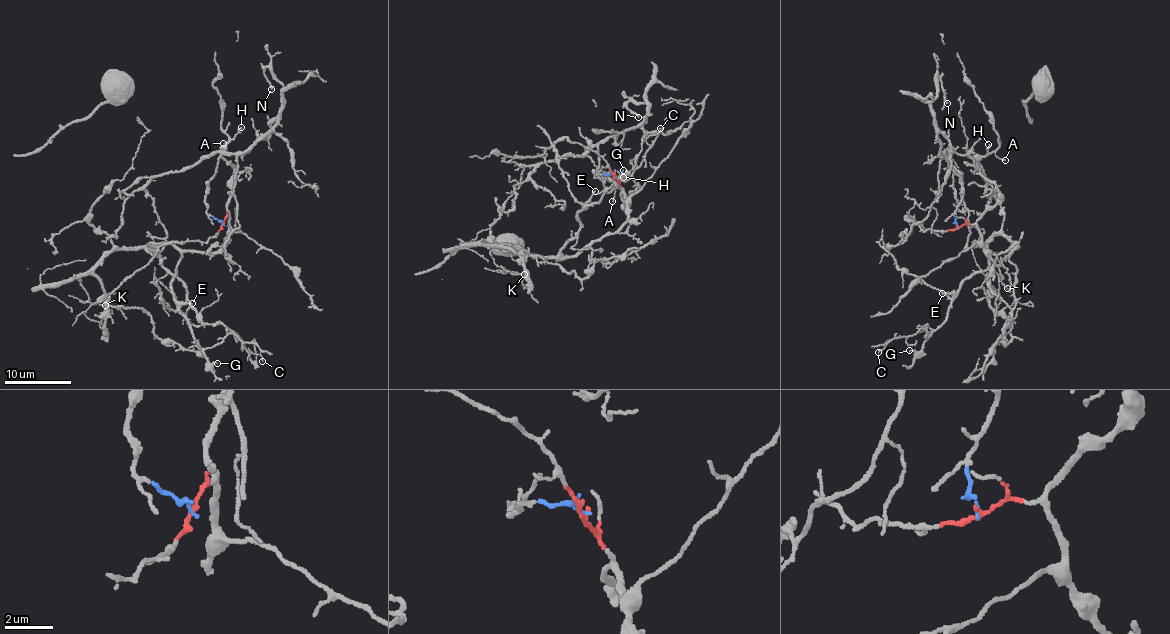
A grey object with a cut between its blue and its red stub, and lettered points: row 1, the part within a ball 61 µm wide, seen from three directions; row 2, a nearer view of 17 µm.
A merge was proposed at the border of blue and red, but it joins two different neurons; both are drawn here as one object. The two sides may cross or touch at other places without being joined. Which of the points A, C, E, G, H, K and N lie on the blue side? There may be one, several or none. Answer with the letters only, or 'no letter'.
N

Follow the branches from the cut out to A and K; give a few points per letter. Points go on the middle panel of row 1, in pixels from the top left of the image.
A: (615, 176), (623, 190), (620, 194), (627, 204), (626, 195), (606, 176), (615, 189), (612, 202)
K: (615, 176), (629, 215), (576, 256), (488, 248), (497, 266), (524, 274)

